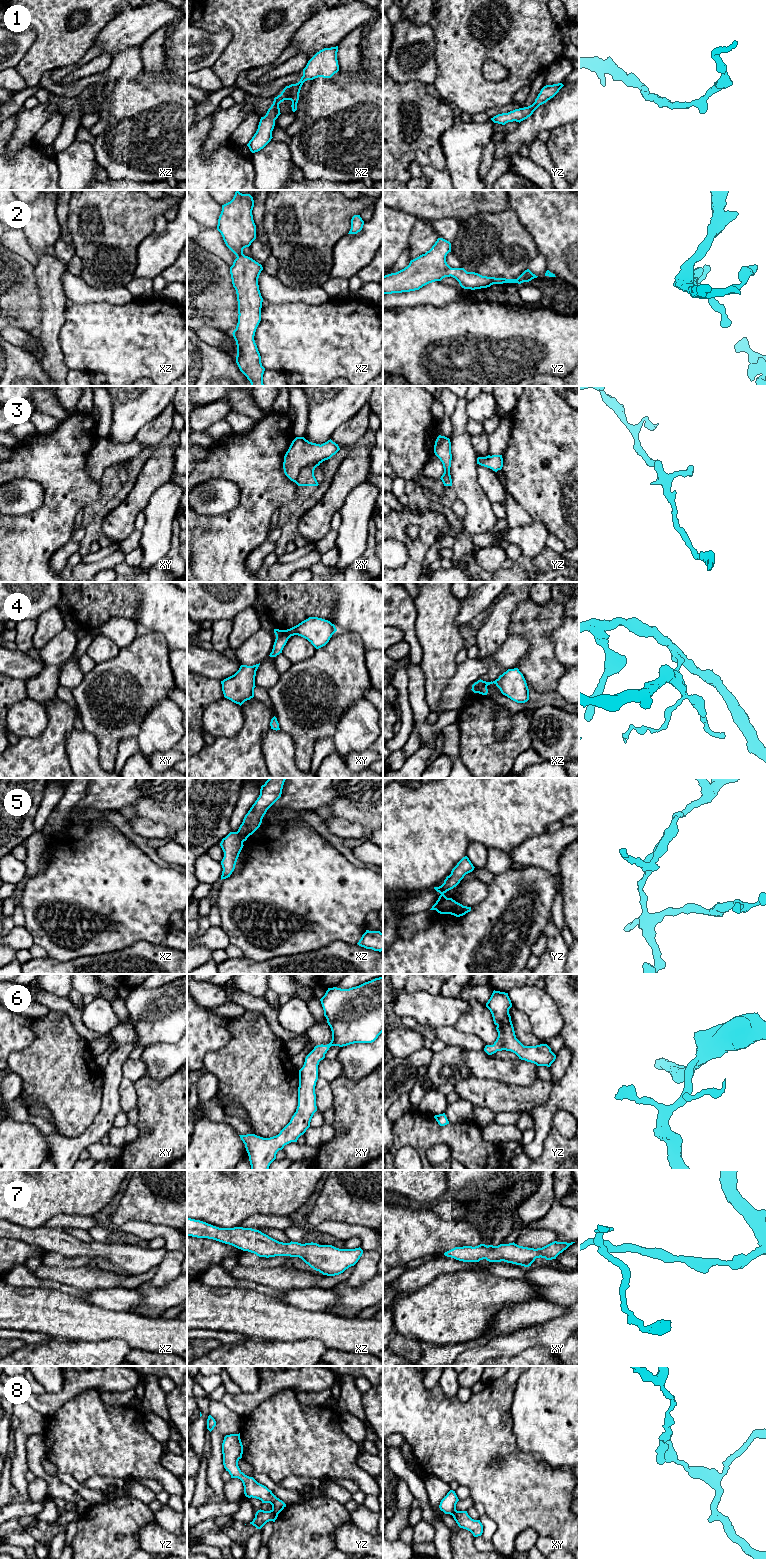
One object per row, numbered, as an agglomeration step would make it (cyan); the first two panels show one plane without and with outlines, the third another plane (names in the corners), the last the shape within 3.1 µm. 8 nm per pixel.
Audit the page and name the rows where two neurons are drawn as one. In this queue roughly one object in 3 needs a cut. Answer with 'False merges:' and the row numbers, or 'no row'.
False merges: 4, 5, 8

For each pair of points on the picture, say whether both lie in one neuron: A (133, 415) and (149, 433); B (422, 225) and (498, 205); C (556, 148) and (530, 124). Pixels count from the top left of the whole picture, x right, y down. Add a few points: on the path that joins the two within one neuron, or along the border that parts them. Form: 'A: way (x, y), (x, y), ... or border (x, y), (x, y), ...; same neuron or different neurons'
A: border (162, 412), (147, 422), (133, 438); different neurons
B: border (417, 218), (430, 221); different neurons
C: border (568, 122), (550, 131); different neurons

